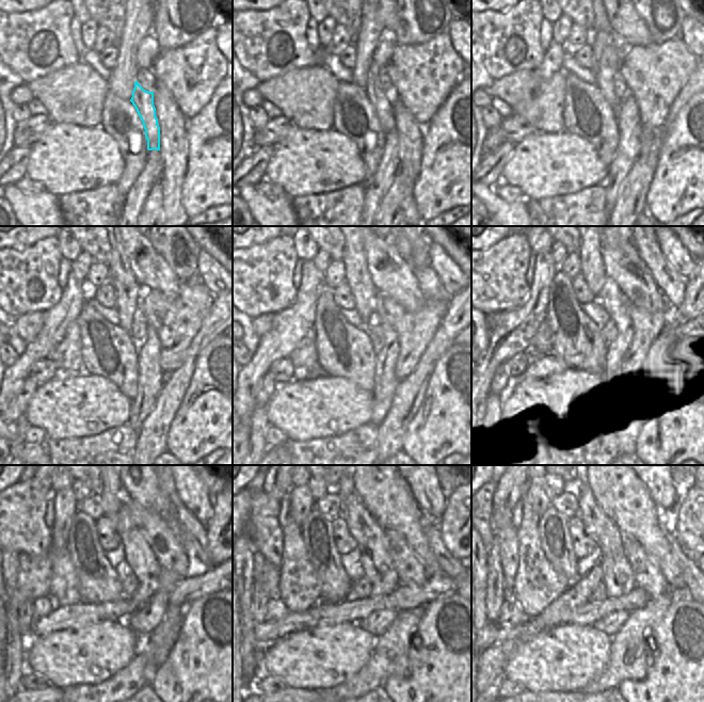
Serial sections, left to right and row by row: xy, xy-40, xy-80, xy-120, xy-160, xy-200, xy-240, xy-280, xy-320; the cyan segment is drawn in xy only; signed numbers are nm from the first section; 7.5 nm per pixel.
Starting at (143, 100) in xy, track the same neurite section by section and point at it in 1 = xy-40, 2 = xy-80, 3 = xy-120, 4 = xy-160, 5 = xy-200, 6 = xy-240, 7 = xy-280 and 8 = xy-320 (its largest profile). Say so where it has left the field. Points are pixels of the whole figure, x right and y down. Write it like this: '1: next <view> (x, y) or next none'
1: next xy-40 (382, 101)
2: next xy-80 (606, 50)
3: next xy-120 (128, 293)
4: next xy-160 (365, 293)
5: next xy-200 (592, 269)
6: next xy-240 (112, 494)
7: next xy-280 (345, 488)
8: next xy-320 (575, 487)

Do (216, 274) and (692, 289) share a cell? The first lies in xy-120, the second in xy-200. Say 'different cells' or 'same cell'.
different cells

